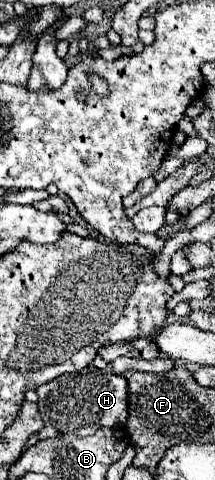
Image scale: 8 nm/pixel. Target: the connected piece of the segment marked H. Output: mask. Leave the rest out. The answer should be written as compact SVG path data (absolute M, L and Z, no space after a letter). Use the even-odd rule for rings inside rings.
M86 366L80 372L64 374L42 384L38 390L38 408L44 420L44 430L24 448L30 448L40 438L62 438L62 436L92 436L100 428L124 428L128 420L128 382L124 376L116 376L96 366Z

